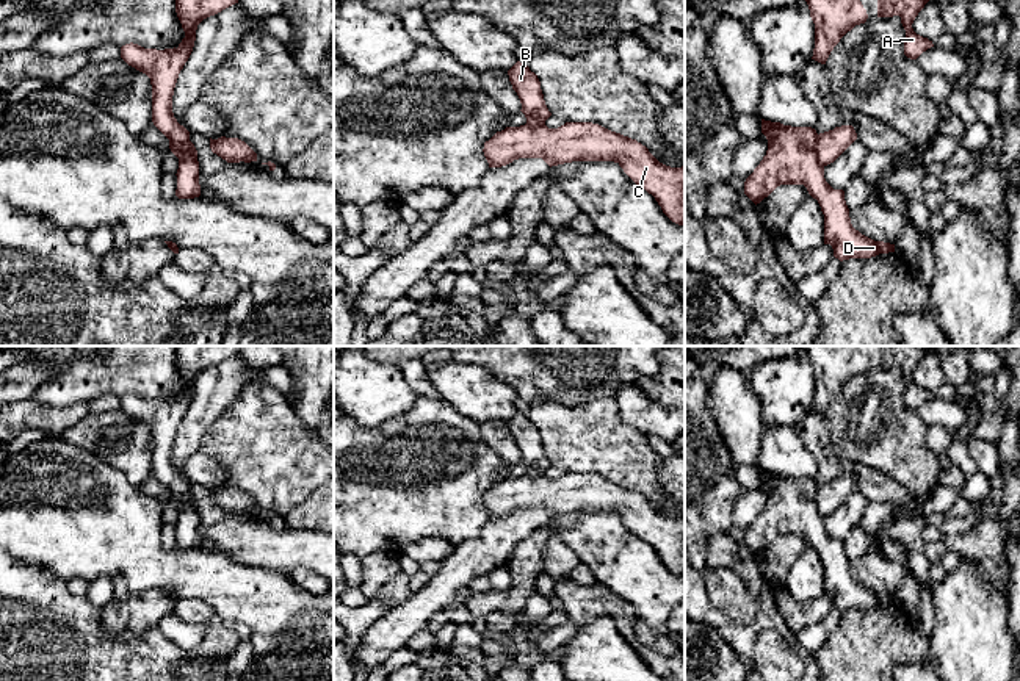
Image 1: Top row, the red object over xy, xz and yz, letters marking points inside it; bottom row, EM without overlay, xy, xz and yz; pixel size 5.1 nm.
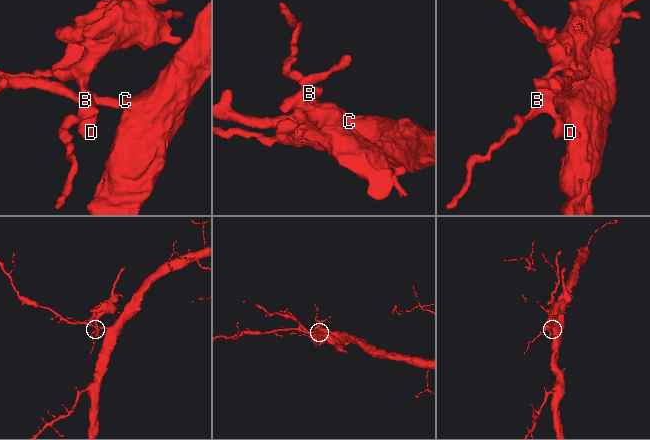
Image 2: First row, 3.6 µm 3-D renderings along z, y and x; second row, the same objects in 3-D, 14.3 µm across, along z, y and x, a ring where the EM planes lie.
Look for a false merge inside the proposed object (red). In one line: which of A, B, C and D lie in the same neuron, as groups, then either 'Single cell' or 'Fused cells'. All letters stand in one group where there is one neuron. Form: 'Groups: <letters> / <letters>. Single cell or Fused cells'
Groups: A B D / C. Fused cells

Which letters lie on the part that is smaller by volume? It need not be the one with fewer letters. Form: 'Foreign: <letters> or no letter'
Foreign: A, B, D

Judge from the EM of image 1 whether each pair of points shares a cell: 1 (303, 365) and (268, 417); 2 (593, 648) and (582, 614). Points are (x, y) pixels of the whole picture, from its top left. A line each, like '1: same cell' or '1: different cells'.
1: different cells
2: different cells

